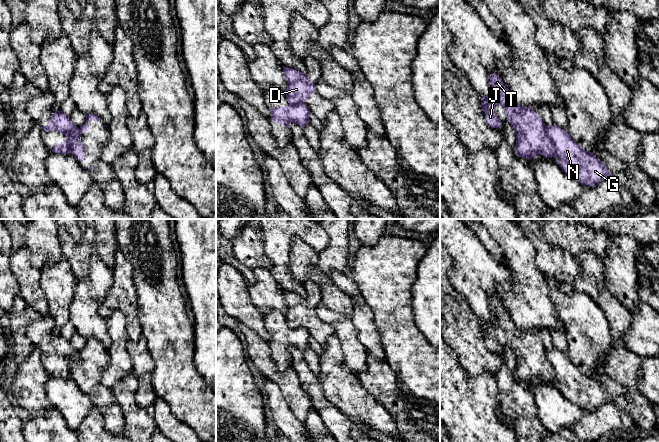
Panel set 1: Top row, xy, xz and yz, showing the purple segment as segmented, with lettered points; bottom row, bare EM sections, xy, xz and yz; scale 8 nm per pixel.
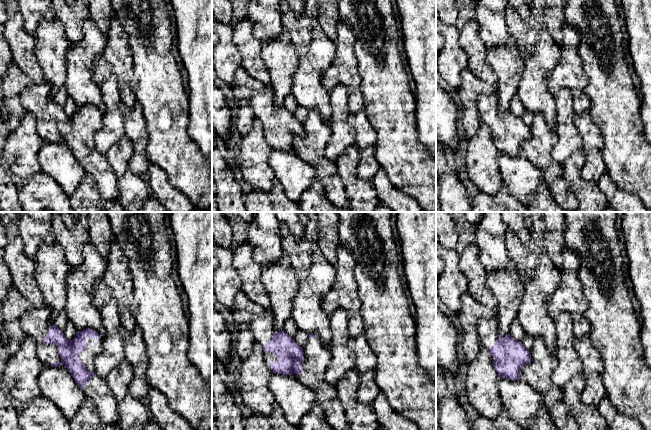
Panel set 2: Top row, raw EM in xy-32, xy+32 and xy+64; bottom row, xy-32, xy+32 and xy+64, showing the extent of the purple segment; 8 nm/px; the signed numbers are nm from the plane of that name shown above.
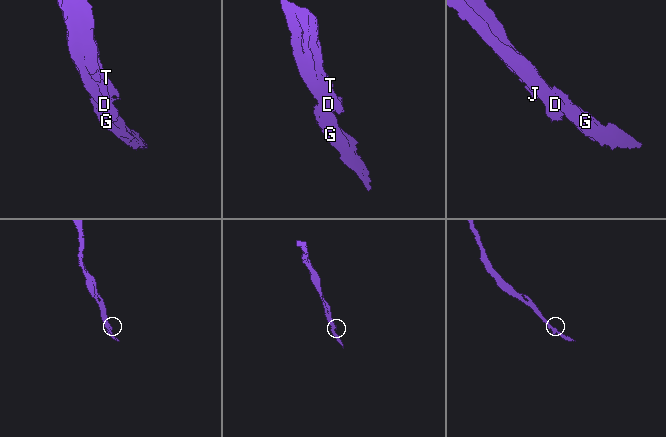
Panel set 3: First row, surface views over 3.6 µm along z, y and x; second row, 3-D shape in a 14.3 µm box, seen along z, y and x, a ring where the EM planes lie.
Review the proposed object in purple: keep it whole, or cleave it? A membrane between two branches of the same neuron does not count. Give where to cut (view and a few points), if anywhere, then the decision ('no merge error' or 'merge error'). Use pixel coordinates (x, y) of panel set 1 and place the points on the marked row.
yz (546, 126), (546, 132), (555, 155) | merge error

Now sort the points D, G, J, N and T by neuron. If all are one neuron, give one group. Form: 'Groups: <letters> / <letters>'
Groups: D J T / G N

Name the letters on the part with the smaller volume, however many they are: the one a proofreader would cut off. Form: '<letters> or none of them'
G, N

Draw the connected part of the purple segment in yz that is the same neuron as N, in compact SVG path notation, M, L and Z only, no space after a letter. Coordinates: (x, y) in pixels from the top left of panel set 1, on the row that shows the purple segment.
M556 124L547 126L557 164L583 186L595 186L602 180L615 179L606 165L593 153L583 149L569 133Z

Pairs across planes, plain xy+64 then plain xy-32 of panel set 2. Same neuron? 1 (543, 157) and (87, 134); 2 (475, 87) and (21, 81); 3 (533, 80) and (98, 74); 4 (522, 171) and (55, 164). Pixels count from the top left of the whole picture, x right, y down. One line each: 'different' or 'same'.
1: same
2: same
3: different
4: same

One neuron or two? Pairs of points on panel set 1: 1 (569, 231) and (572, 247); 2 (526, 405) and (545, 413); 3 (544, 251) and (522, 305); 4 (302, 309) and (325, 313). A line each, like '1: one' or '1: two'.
1: one
2: two
3: two
4: two

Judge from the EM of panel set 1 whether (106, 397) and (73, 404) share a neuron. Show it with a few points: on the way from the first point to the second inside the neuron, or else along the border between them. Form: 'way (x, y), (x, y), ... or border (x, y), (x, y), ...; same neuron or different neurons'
border (78, 386), (94, 405); different neurons

